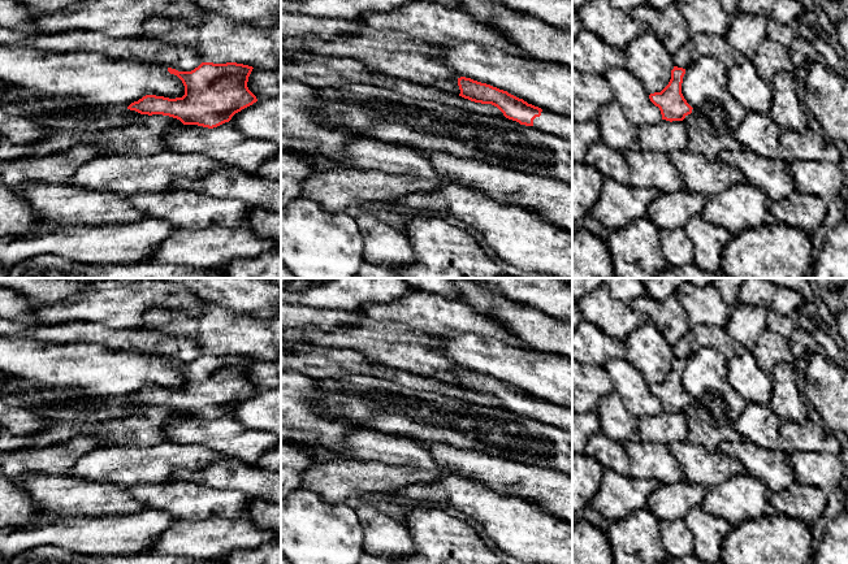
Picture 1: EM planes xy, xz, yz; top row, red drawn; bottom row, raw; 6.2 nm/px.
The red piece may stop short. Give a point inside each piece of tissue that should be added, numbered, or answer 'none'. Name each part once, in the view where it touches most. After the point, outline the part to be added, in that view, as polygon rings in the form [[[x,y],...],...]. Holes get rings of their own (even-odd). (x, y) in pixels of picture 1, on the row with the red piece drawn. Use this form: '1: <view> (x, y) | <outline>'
1: xz (550, 122) | [[[542,109],[541,116],[533,120],[533,127],[558,135],[572,143],[572,118],[558,116],[549,110]]]

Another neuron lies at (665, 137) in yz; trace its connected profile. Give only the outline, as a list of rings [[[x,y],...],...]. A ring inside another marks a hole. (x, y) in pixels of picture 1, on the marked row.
[[[661,120],[656,125],[637,127],[641,149],[669,155],[688,149],[688,135],[683,121]]]

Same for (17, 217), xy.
[[[0,183],[0,238],[46,230],[30,203]]]

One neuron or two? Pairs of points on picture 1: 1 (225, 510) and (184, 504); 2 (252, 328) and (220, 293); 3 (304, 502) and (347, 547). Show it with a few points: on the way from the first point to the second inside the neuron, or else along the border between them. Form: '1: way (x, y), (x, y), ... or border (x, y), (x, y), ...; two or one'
1: way (215, 504), (194, 504); one
2: border (211, 303), (237, 313), (267, 316); two
3: way (314, 513), (336, 536); one

